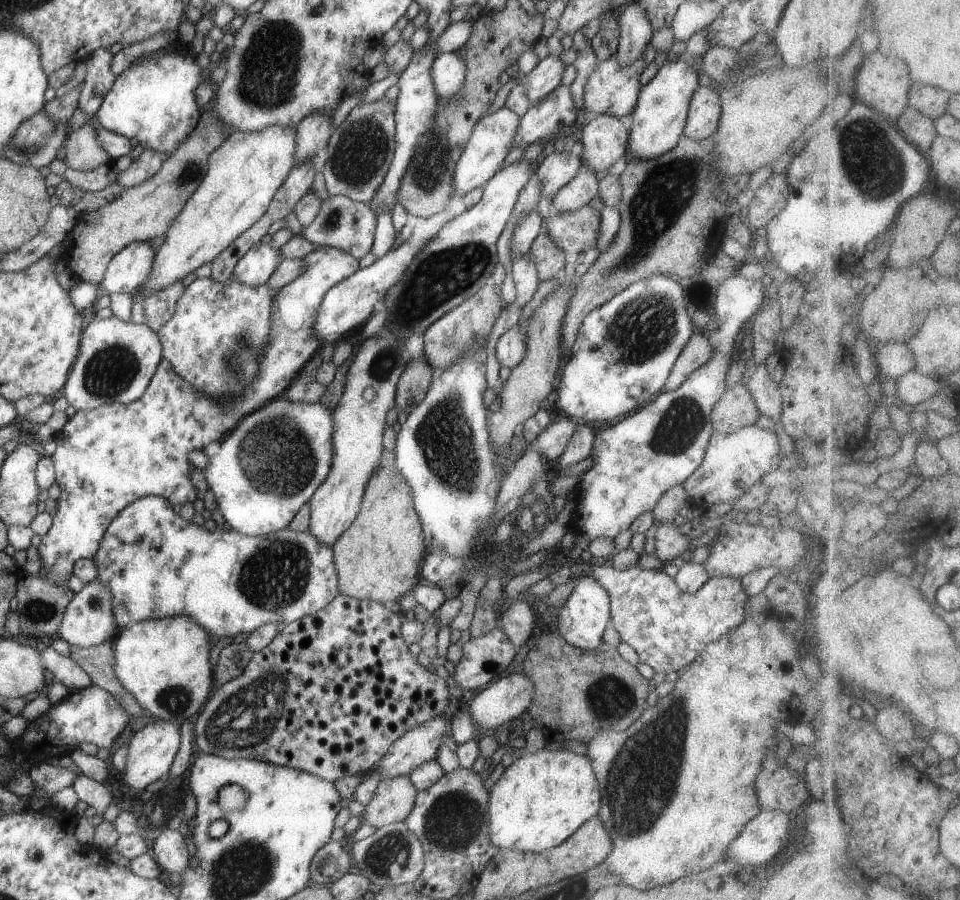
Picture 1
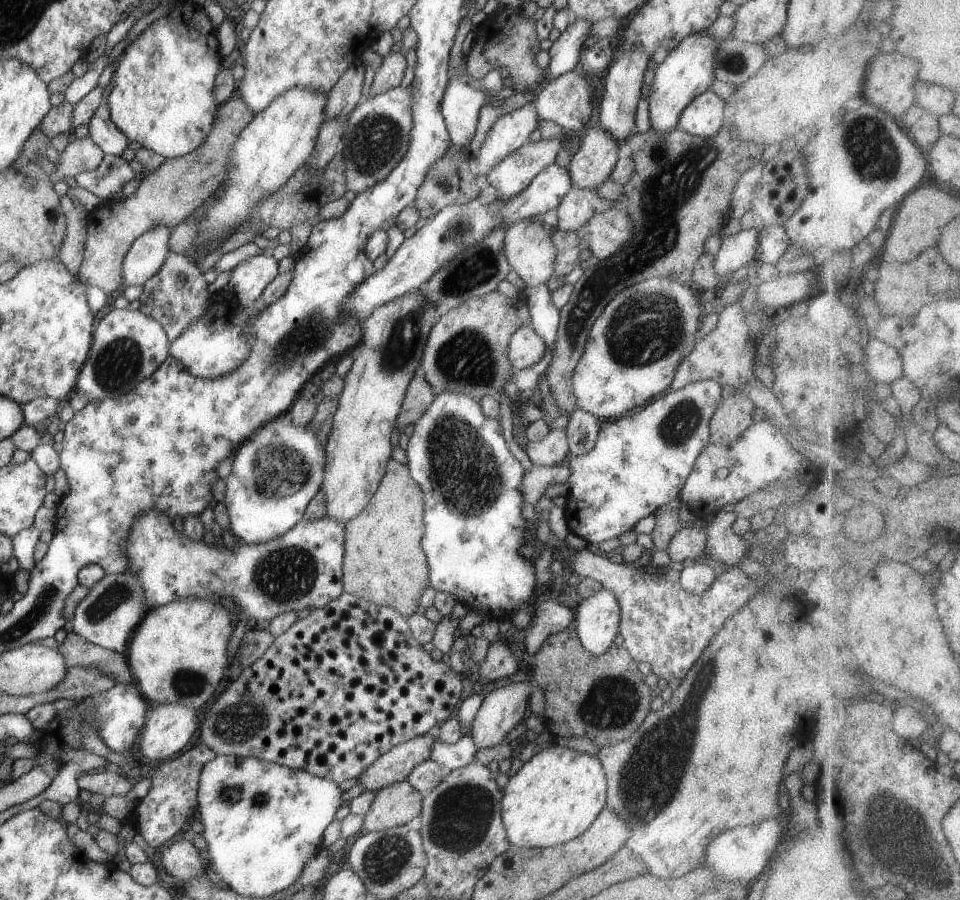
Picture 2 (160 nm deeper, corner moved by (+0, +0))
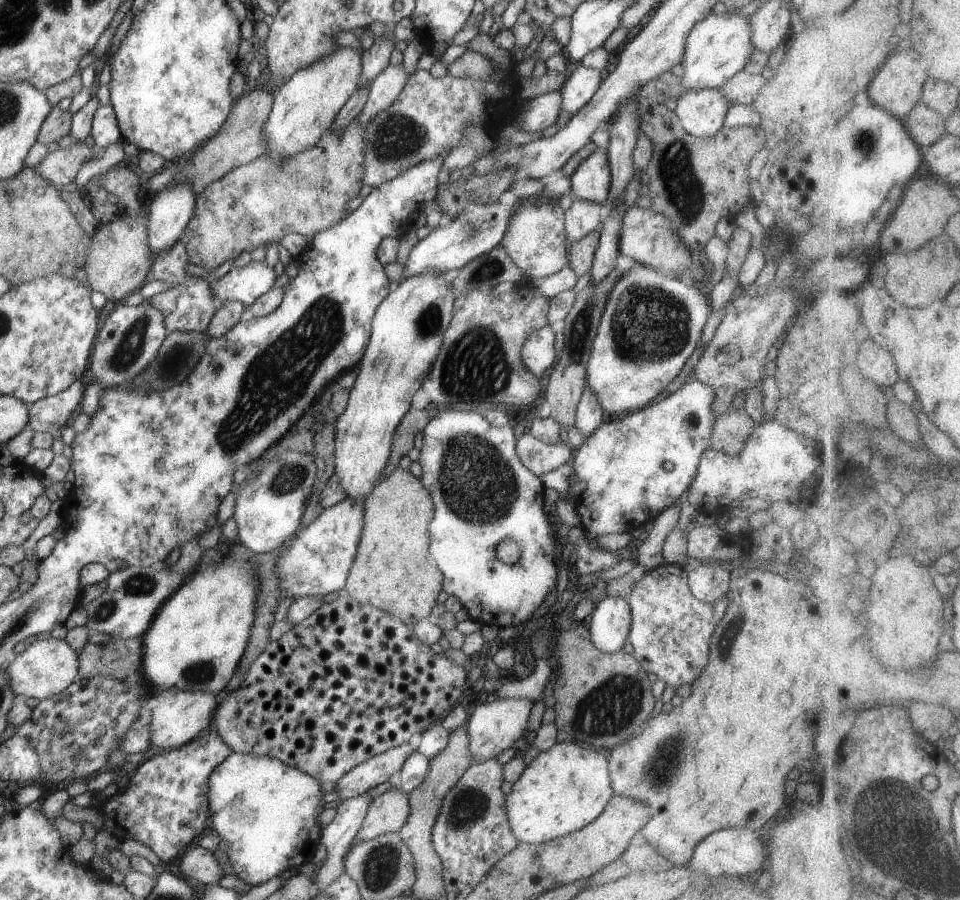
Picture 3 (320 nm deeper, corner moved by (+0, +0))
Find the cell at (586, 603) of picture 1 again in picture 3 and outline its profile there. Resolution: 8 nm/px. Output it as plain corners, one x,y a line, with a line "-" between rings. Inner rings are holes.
608,596
598,602
590,618
591,640
602,652
623,650
631,627
631,608
626,599

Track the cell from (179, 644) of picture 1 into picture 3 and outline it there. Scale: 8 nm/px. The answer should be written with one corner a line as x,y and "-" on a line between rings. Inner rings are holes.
236,541
230,548
232,554
224,556
222,562
210,564
204,570
195,570
192,578
185,580
172,596
161,606
155,620
142,636
142,672
146,682
156,694
160,690
176,687
180,690
206,691
219,695
224,692
236,667
245,653
245,648
253,628
259,595
257,570
250,560
254,554
245,544

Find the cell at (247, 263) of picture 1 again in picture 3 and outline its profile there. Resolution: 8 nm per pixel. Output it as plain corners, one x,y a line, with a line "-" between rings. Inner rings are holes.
251,261
248,266
231,269
223,278
212,283
211,292
222,304
240,301
246,308
272,289
279,271
279,268
268,267
266,262

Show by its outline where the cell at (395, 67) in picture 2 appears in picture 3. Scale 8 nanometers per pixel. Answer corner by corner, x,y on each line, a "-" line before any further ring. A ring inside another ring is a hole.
388,65
371,82
369,97
362,112
338,136
331,129
325,130
314,146
298,151
298,154
282,160
264,154
205,186
195,200
195,215
179,238
186,247
189,264
213,270
226,260
237,259
244,251
250,254
258,246
280,244
286,234
296,232
306,237
314,236
342,222
350,214
349,202
359,195
363,185
366,144
364,127
378,113
392,106
406,86
408,77
402,66

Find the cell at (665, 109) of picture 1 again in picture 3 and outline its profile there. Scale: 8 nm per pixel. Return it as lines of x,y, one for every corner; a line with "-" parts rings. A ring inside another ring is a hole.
728,10
724,13
710,13
692,27
686,37
683,56
684,74
678,78
682,93
690,89
720,89
736,73
748,64
755,48
751,41
751,22
740,11

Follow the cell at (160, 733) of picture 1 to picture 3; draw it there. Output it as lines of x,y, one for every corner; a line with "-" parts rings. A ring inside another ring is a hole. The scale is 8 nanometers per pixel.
170,687
158,691
152,700
152,718
150,721
151,744
154,749
170,750
181,747
194,740
212,724
215,710
220,700
217,695
206,691
180,690

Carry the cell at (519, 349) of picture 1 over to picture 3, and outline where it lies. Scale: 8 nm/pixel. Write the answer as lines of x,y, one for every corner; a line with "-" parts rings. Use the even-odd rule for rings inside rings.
548,326
532,333
523,344
523,363
537,377
541,377
548,368
552,368
556,360
554,337
556,327

